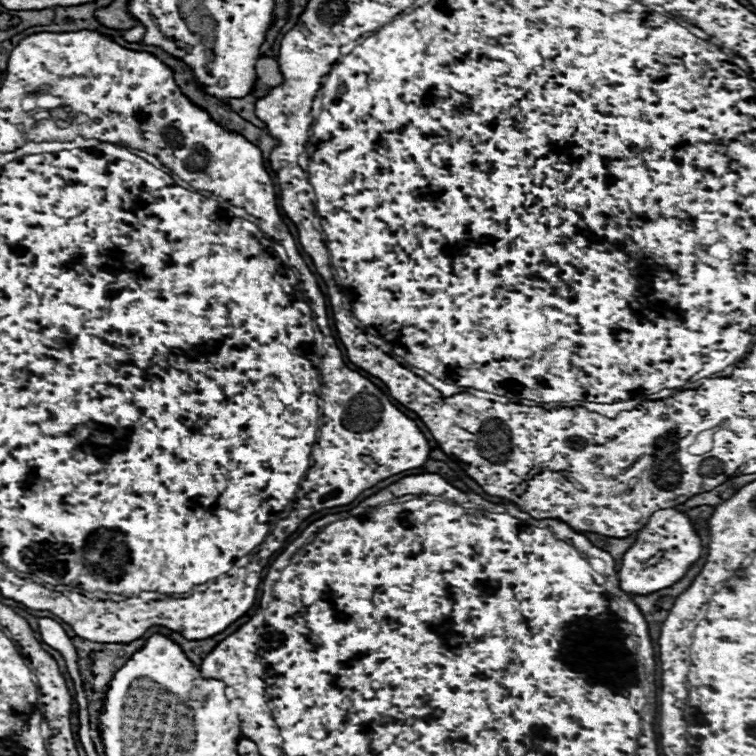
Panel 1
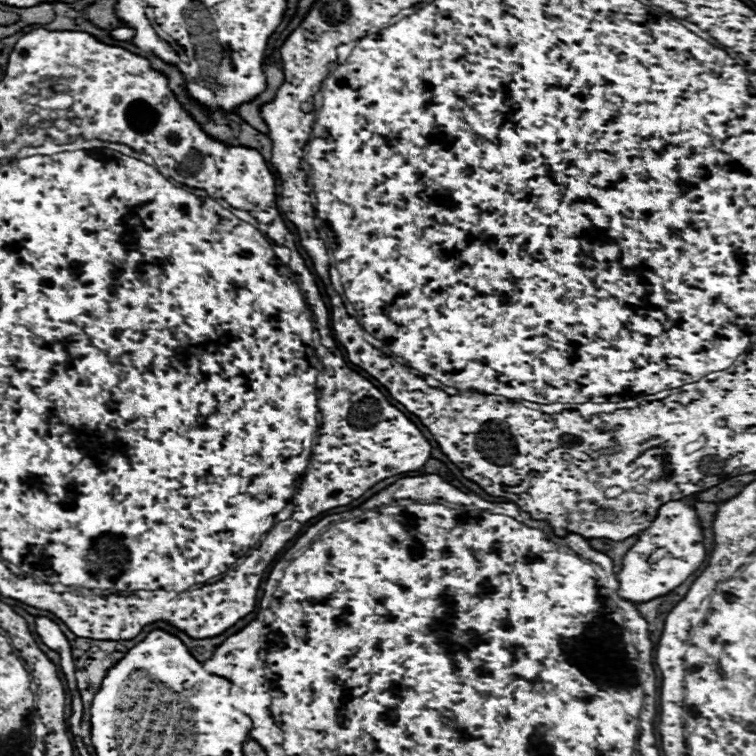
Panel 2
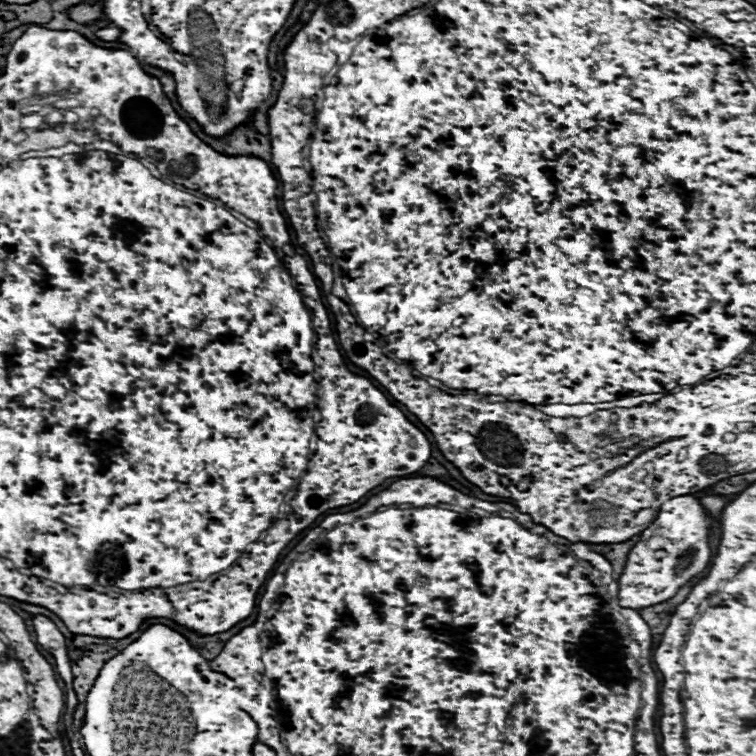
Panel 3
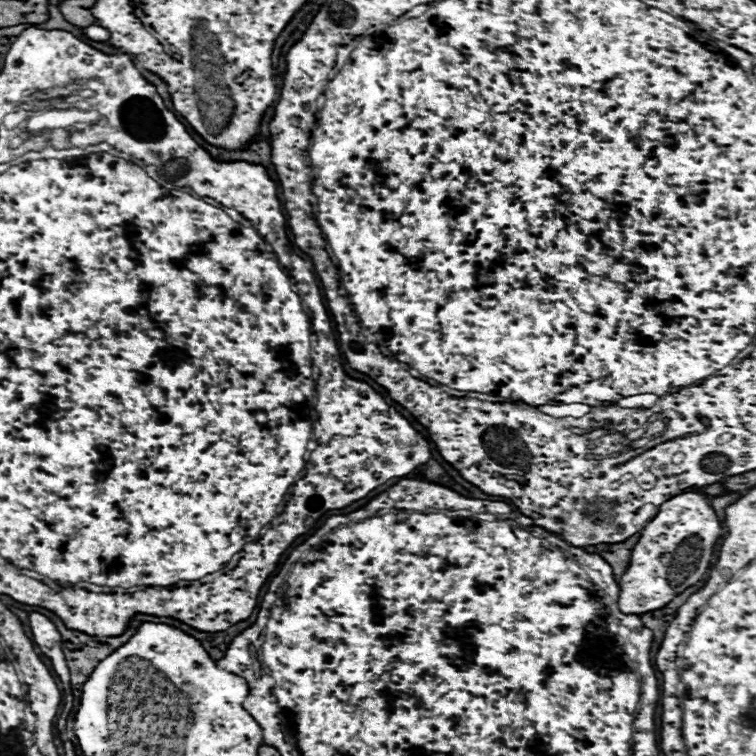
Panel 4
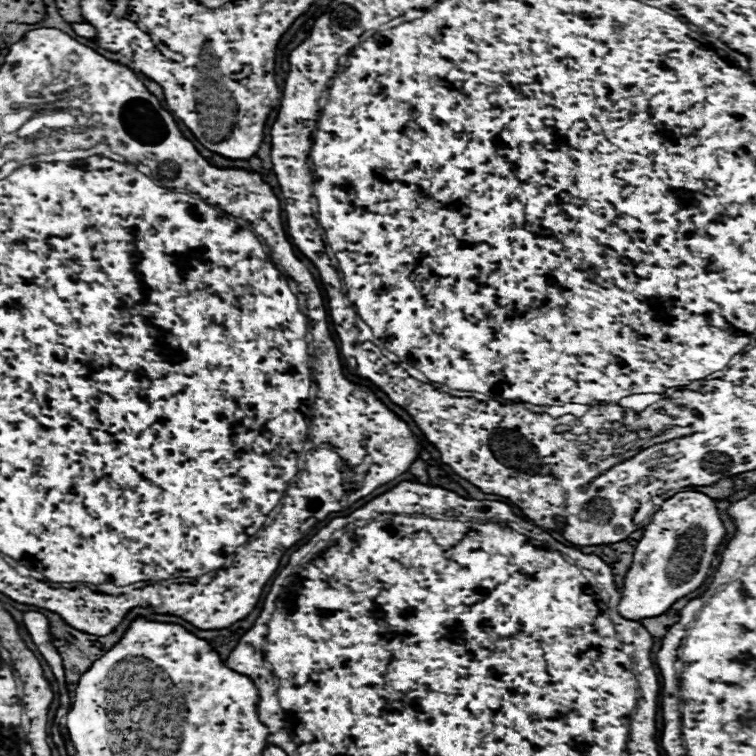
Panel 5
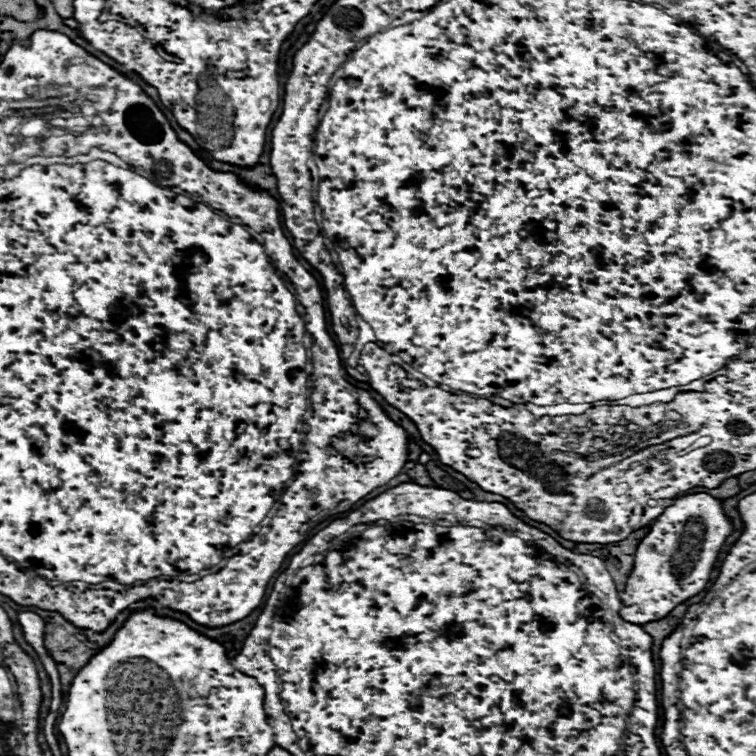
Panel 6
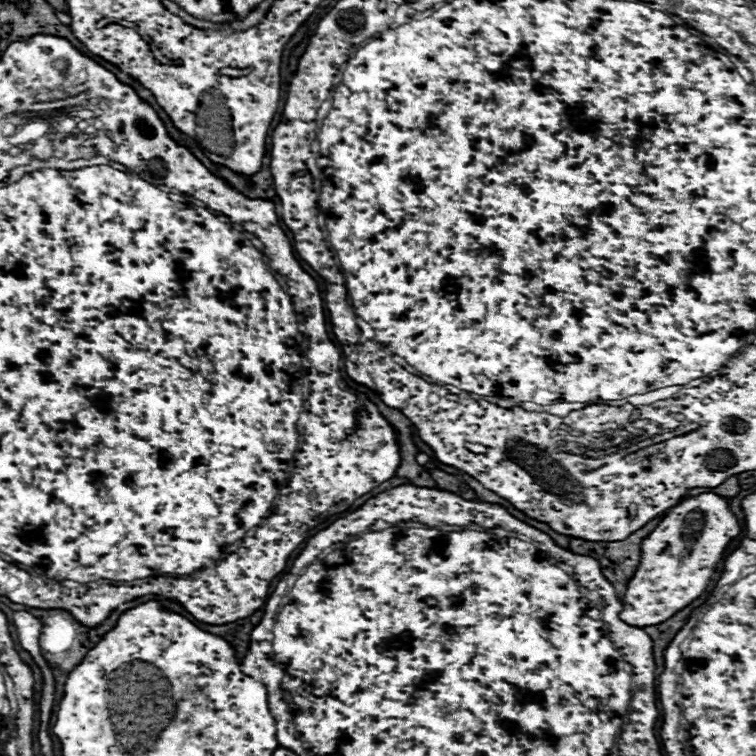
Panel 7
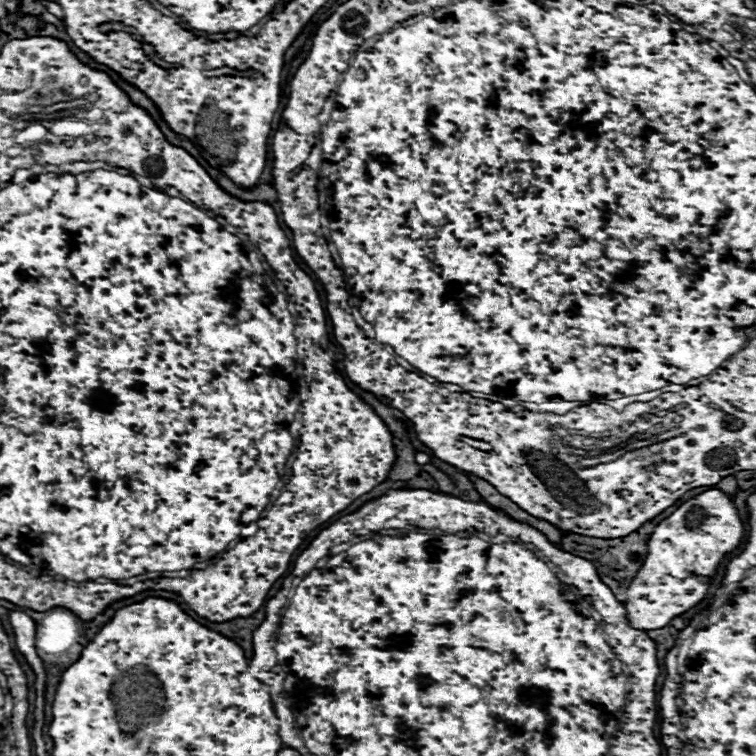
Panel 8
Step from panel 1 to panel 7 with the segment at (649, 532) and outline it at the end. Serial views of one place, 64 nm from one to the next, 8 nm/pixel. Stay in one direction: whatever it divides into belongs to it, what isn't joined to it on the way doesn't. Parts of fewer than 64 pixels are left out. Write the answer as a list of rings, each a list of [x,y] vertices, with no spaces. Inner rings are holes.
[[[704,492],[680,500],[642,542],[642,562],[622,596],[624,610],[620,612],[620,618],[638,628],[666,622],[674,612],[688,606],[706,590],[716,562],[722,558],[730,540],[738,534],[740,526],[730,512],[726,498]]]

